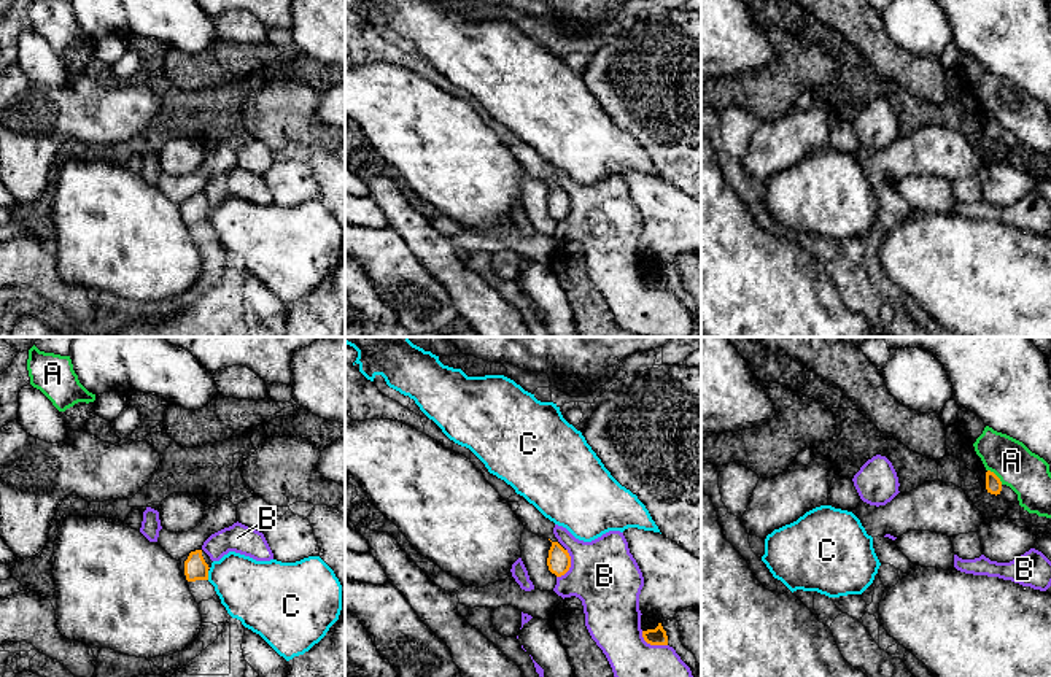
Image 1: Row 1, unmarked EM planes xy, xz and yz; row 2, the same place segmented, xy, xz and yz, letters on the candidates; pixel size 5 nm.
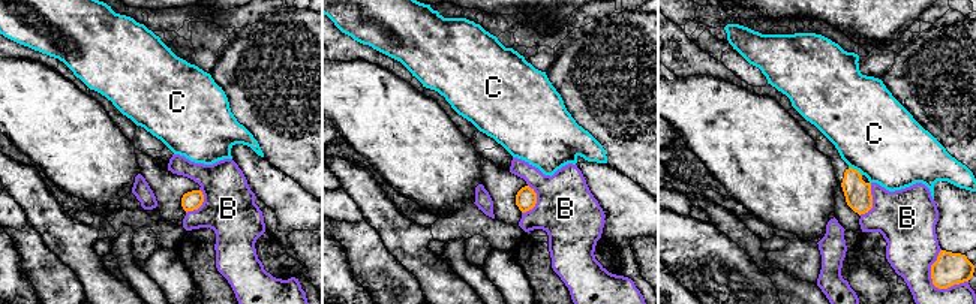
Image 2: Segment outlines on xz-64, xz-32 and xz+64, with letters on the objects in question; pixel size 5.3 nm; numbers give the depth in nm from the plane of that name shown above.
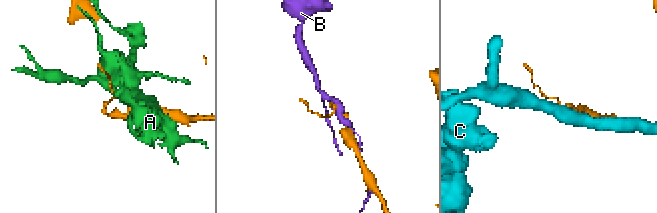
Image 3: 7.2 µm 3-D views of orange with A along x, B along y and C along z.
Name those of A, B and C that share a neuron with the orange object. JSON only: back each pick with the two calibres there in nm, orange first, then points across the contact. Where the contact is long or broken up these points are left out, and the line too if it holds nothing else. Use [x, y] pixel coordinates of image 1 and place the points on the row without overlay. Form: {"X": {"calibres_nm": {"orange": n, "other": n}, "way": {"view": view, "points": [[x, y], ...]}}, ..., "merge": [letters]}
{"merge": []}

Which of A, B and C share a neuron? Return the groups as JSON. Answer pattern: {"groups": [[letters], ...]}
{"groups": [["A"], ["B"], ["C"]]}

